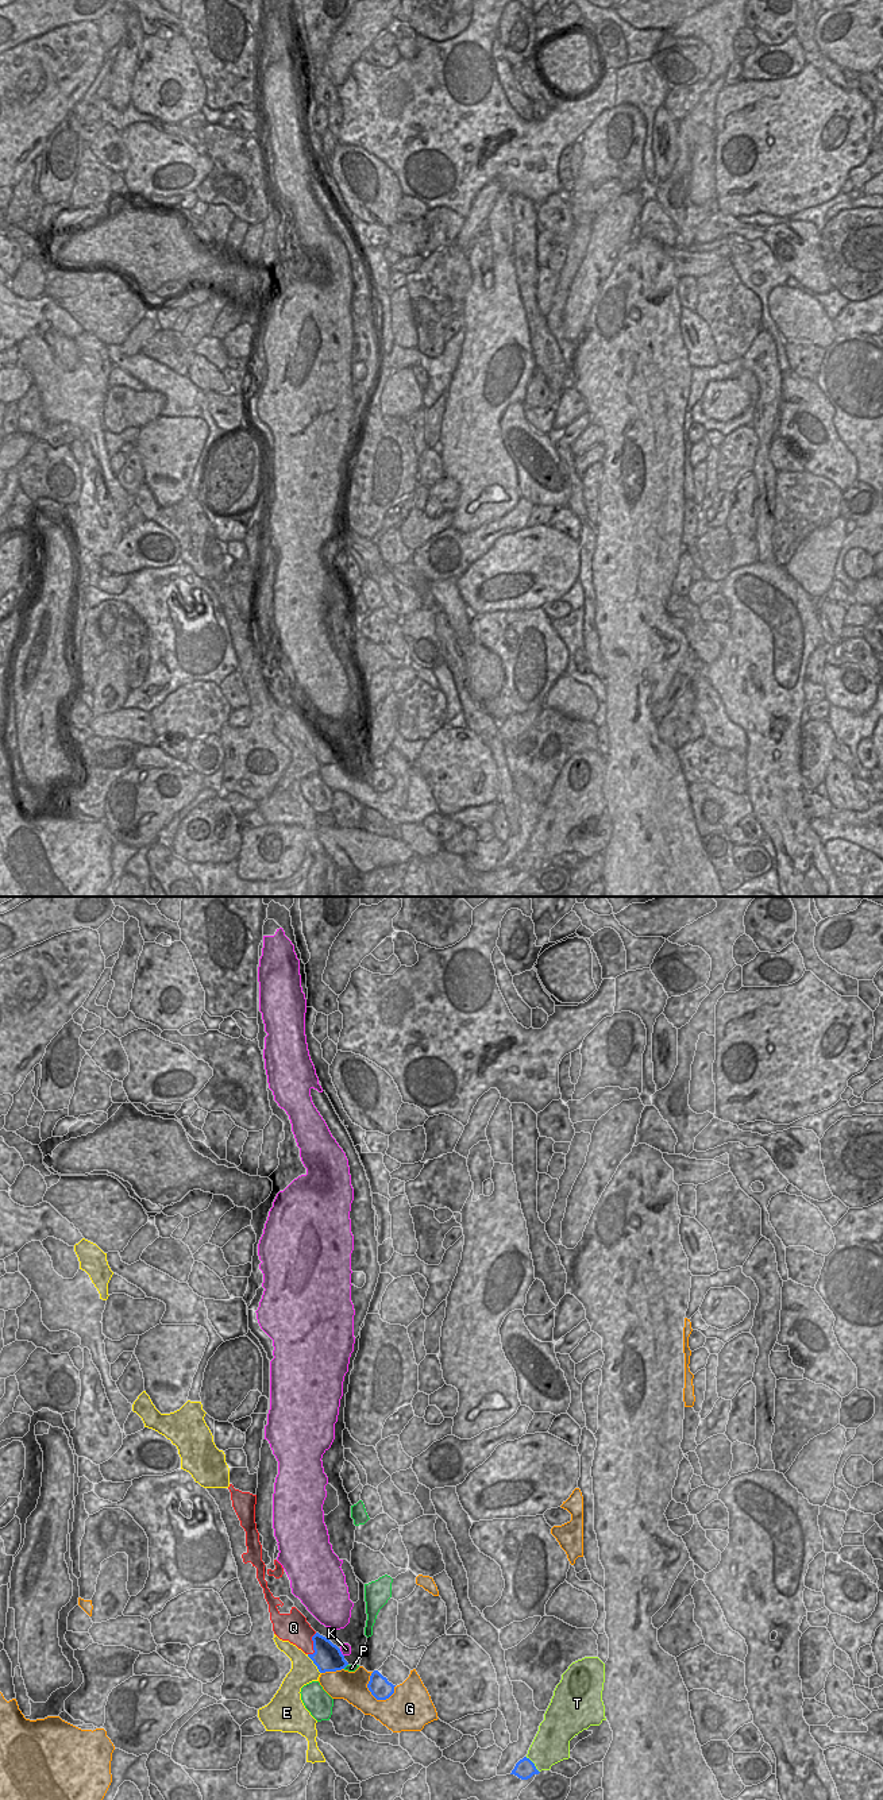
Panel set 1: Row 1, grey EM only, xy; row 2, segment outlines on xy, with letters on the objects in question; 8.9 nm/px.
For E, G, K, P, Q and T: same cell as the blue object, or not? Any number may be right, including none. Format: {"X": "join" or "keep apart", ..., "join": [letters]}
{"E": "keep apart", "G": "keep apart", "K": "keep apart", "P": "keep apart", "Q": "keep apart", "T": "keep apart", "join": []}

